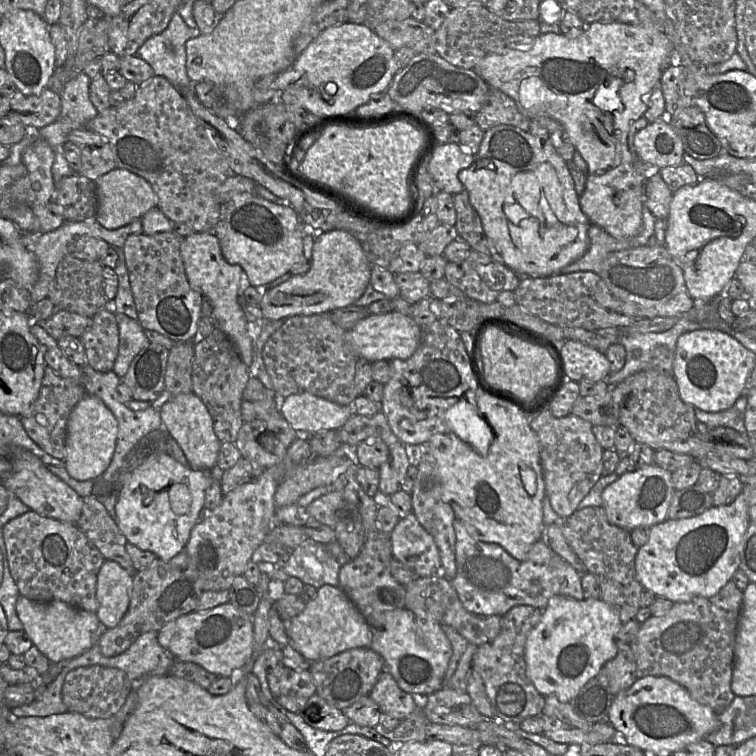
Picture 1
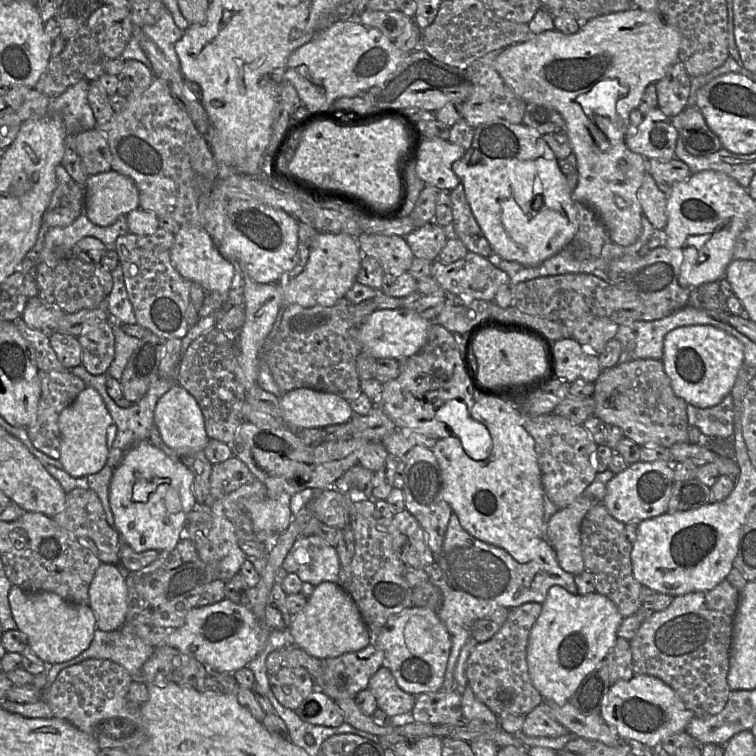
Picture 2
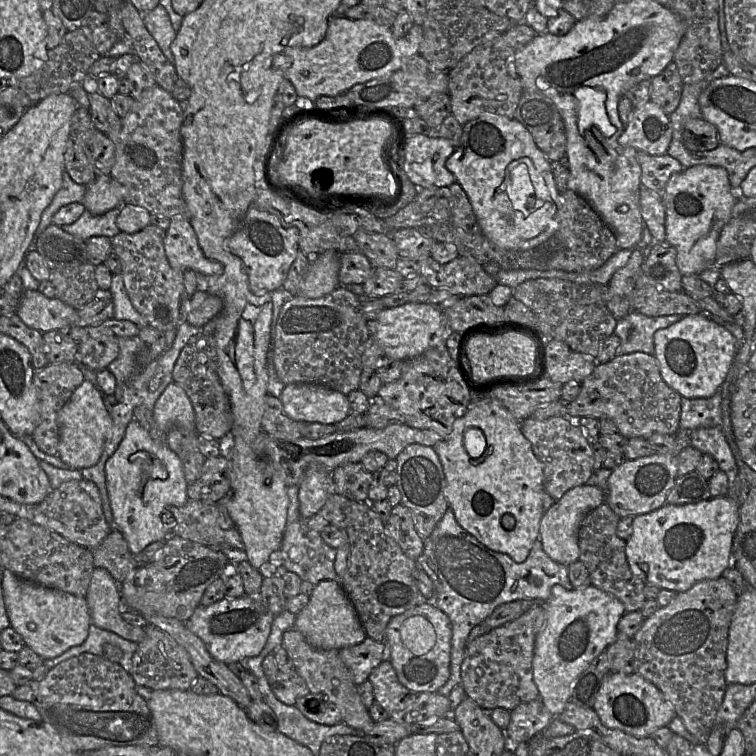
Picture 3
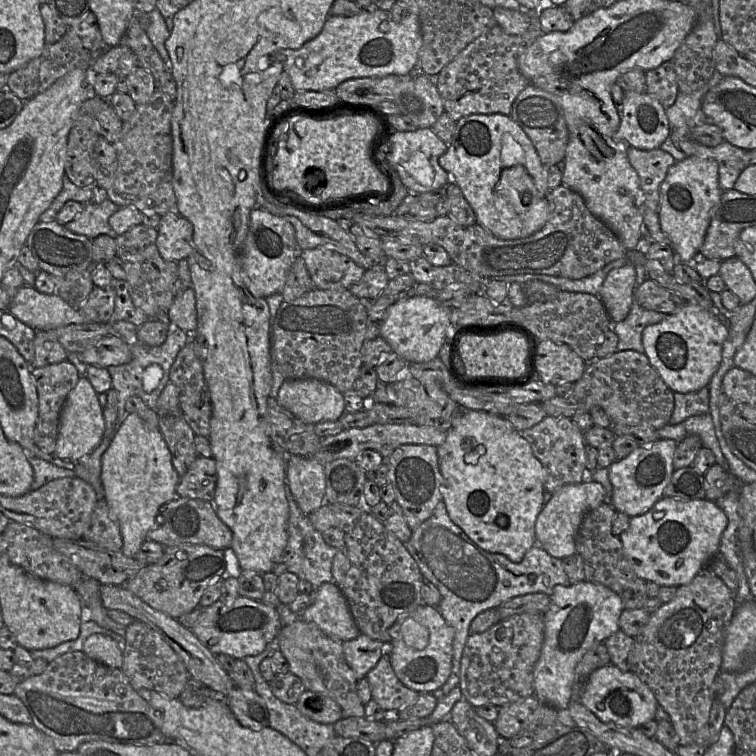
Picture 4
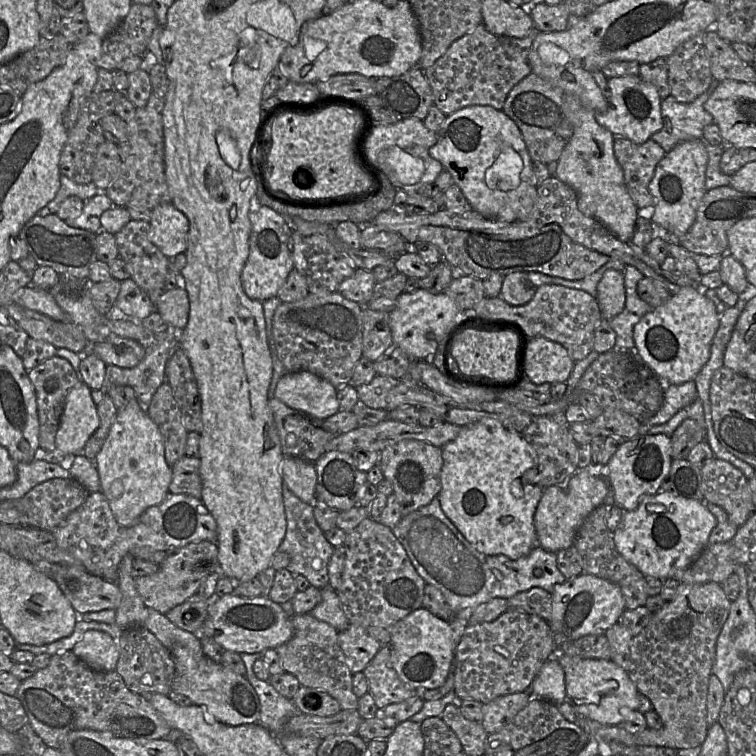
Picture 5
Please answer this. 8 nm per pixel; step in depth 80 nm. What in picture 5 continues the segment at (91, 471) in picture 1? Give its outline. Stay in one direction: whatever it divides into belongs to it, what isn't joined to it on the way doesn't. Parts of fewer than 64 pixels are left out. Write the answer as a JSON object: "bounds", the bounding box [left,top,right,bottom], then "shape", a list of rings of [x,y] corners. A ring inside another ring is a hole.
{"bounds":[55,383,100,456],"shape":[[[80,383],[66,397],[60,425],[55,437],[60,455],[75,456],[81,453],[100,425],[97,405],[91,396],[92,389]]]}

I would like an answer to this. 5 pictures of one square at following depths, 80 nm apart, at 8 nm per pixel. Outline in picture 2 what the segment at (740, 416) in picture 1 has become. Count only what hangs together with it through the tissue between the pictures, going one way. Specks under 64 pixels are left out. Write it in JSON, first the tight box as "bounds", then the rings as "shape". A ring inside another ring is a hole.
{"bounds":[687,394,735,438],"shape":[[[731,394],[710,408],[688,404],[687,416],[690,426],[697,427],[709,437],[730,438],[733,435],[735,414]]]}

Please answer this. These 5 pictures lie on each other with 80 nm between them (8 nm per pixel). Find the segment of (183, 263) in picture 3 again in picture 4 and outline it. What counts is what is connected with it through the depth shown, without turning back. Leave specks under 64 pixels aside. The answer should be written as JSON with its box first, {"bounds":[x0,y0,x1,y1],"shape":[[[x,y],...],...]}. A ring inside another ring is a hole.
{"bounds":[156,214,195,262],"shape":[[[180,214],[163,215],[157,231],[156,245],[165,260],[178,262],[187,259],[195,251],[193,225]]]}

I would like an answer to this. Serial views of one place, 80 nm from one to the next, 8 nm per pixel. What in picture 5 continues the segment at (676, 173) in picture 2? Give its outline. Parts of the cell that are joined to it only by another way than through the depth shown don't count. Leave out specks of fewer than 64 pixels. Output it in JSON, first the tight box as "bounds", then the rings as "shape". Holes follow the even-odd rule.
{"bounds":[614,138,666,207],"shape":[[[615,138],[614,155],[624,174],[624,183],[636,207],[655,206],[655,198],[649,190],[657,164],[666,151],[654,140],[636,144],[626,138]]]}

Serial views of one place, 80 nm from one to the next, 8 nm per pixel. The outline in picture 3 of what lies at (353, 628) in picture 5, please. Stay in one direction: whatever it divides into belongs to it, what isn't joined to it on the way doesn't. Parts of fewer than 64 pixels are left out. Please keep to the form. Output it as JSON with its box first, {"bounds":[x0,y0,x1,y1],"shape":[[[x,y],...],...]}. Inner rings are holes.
{"bounds":[339,637,389,686],"shape":[[[366,637],[361,643],[339,650],[341,659],[349,669],[353,682],[358,686],[383,661],[389,659],[389,646],[385,641]]]}

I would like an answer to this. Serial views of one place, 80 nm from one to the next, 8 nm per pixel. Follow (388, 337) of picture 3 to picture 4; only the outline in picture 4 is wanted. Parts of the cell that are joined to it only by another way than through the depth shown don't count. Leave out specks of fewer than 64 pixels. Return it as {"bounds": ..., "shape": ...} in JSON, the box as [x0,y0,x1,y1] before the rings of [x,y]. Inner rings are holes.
{"bounds":[379,296,451,363],"shape":[[[412,296],[395,301],[379,323],[380,332],[392,351],[408,363],[427,362],[438,356],[451,331],[451,309],[435,298]]]}

